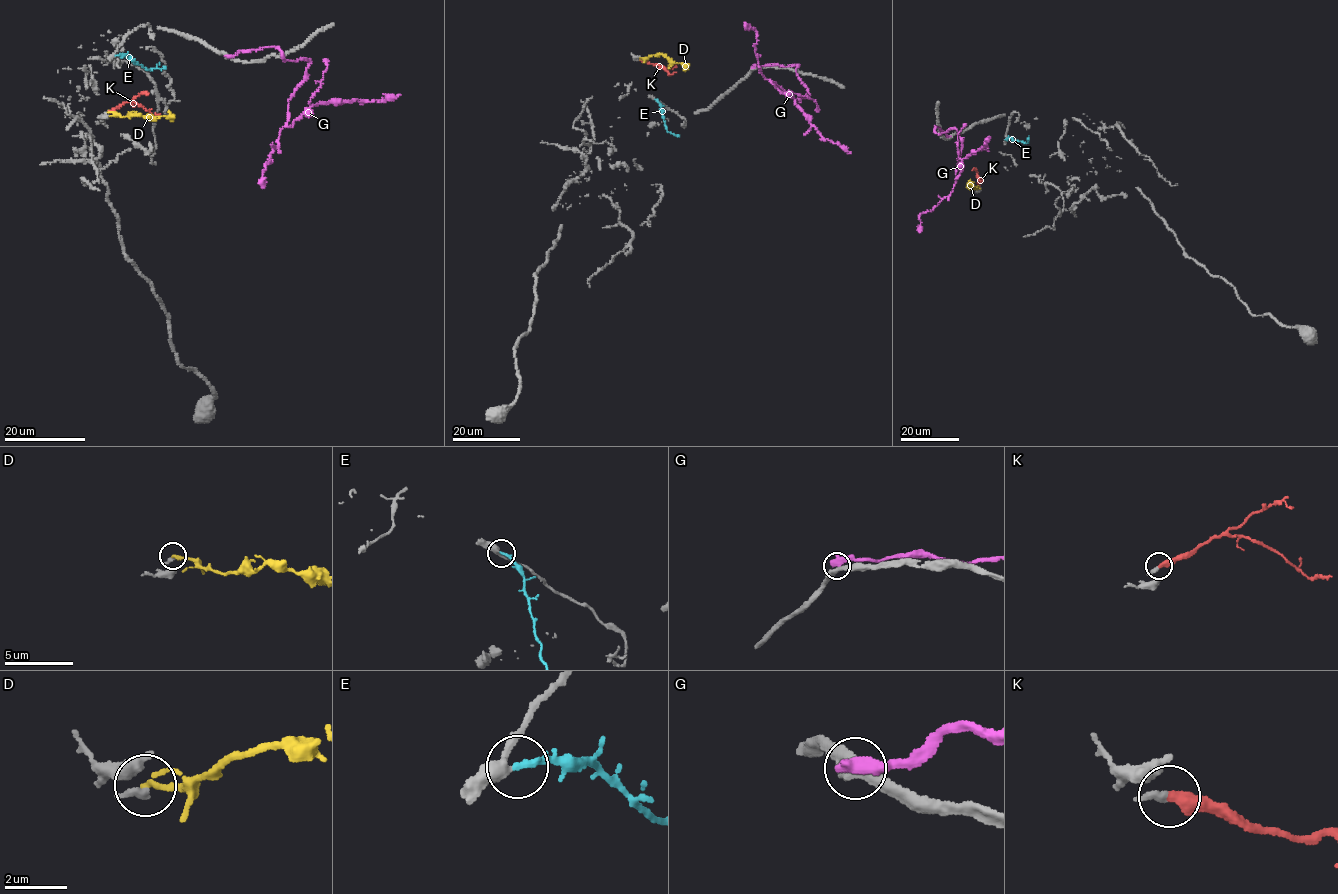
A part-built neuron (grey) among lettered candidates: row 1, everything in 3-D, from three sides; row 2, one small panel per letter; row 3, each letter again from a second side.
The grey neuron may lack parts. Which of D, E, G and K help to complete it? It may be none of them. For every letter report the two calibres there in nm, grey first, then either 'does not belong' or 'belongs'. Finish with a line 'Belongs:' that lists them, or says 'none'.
D: calibres 240 and 200 nm; does not belong
E: calibres 360 and 200 nm; belongs
G: calibres 400 and 550 nm; does not belong
K: calibres 240 and 420 nm; belongs
Belongs: E, K

